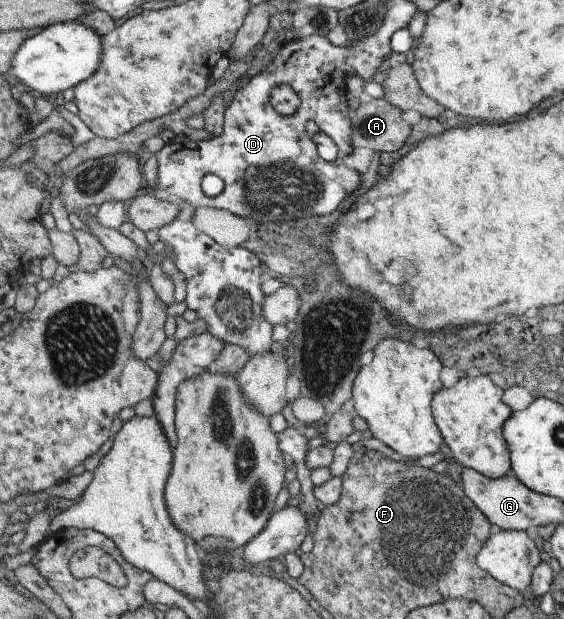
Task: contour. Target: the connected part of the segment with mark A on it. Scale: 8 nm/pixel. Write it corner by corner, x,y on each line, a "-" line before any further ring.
364,98
354,116
351,116
353,145
384,152
396,152
404,148
413,129
404,120
404,111
386,98

